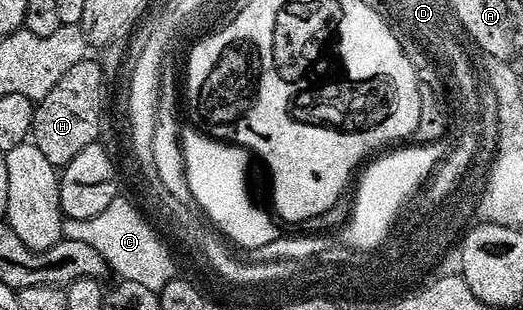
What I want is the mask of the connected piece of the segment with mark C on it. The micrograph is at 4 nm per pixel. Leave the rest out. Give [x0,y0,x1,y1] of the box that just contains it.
[63,198,176,293]

